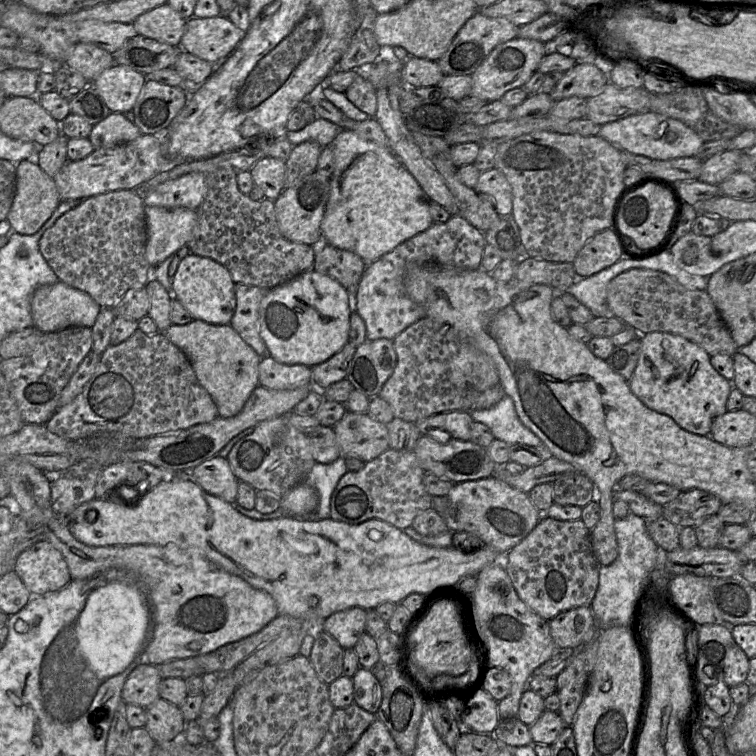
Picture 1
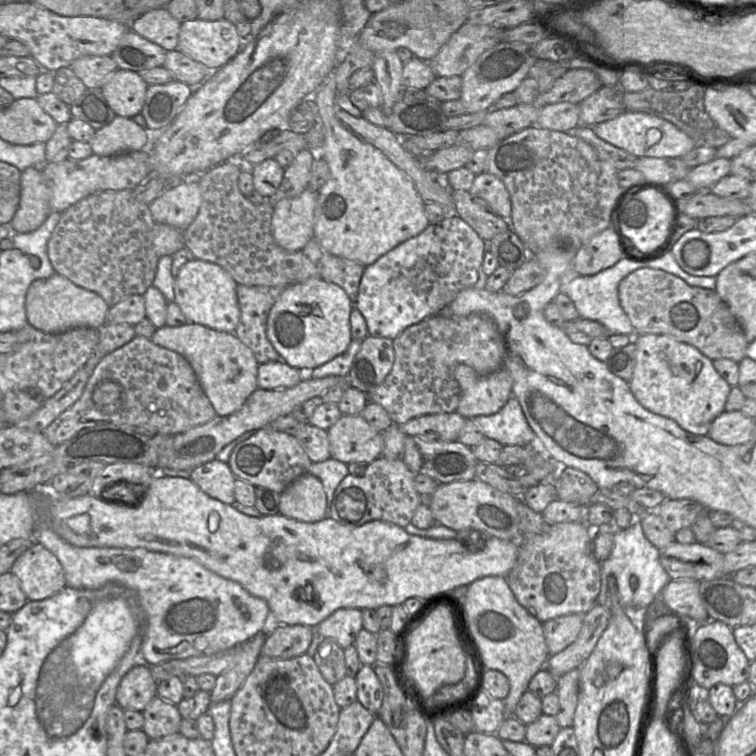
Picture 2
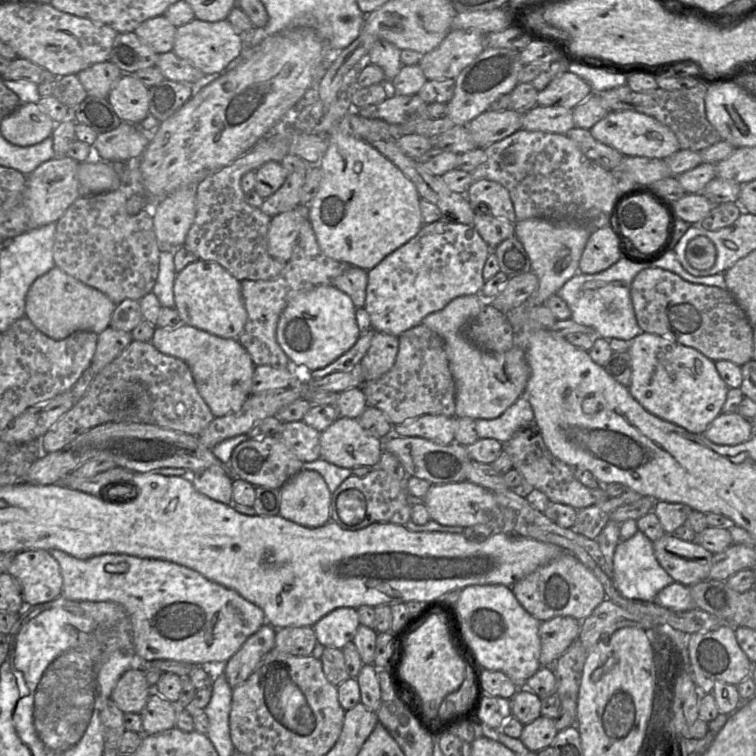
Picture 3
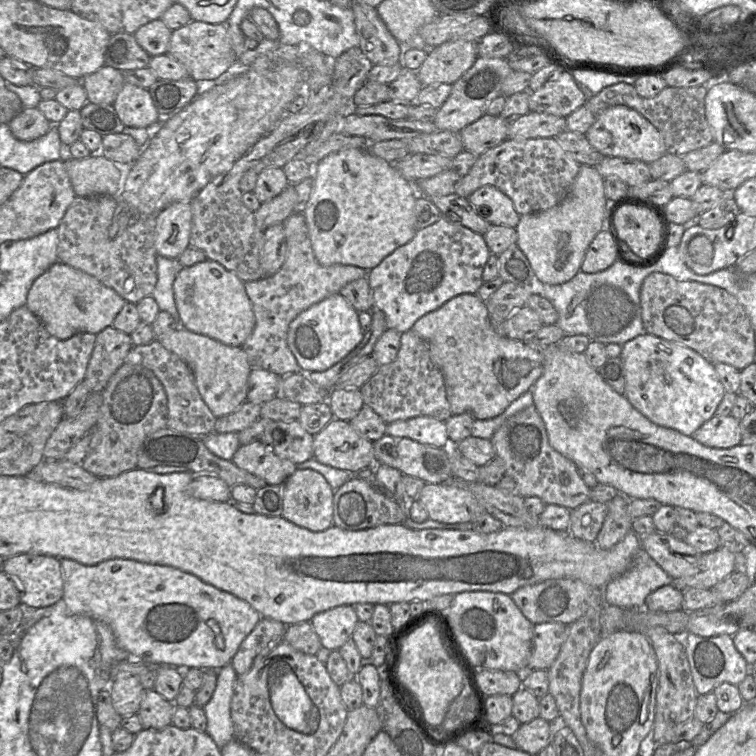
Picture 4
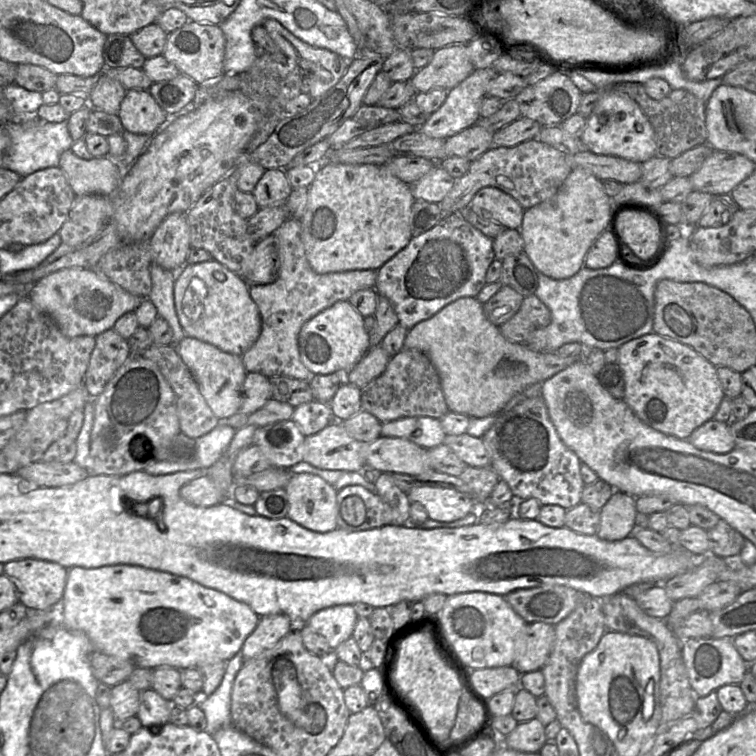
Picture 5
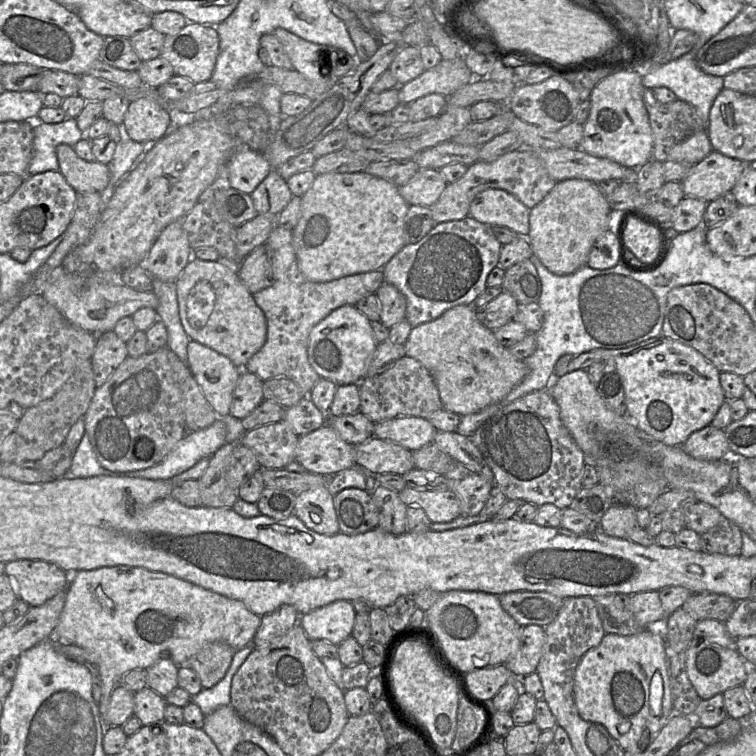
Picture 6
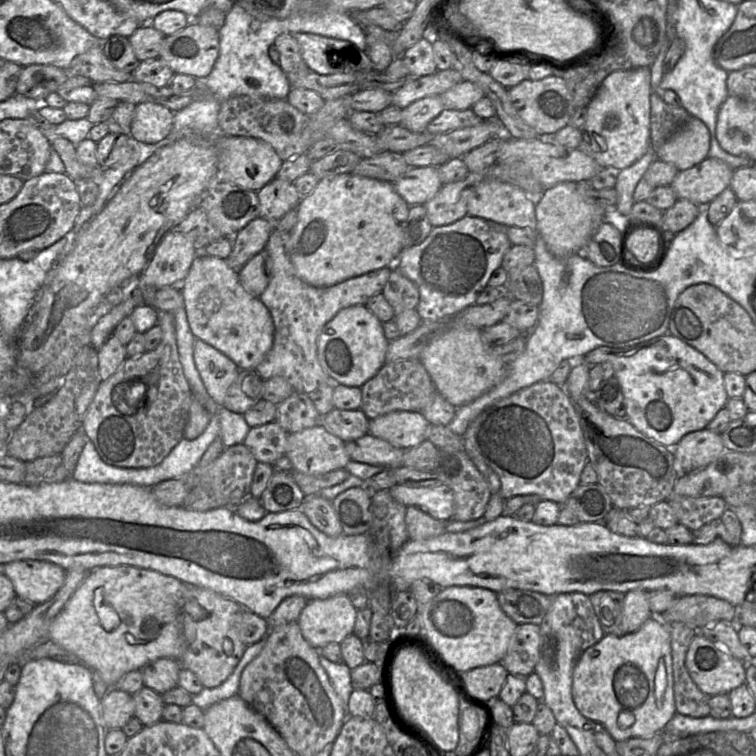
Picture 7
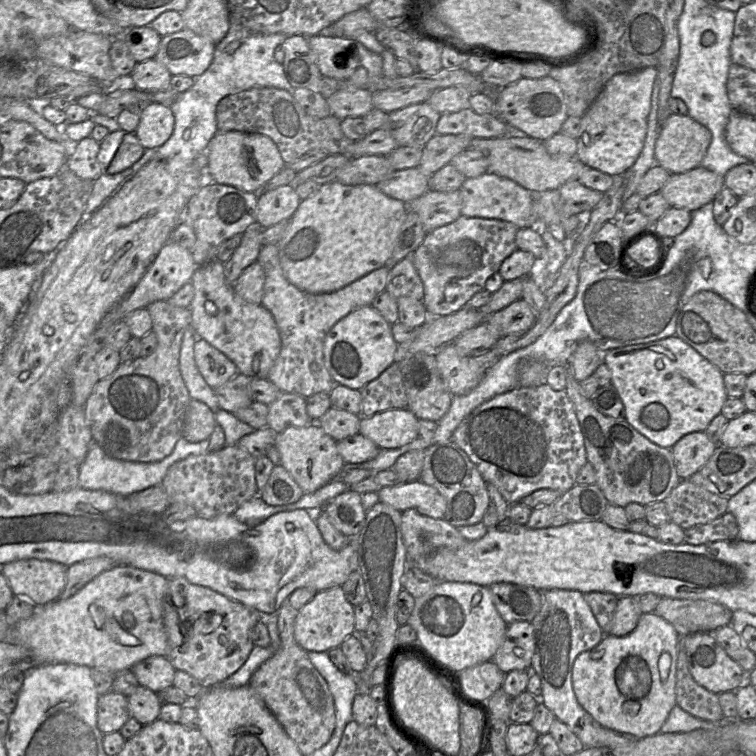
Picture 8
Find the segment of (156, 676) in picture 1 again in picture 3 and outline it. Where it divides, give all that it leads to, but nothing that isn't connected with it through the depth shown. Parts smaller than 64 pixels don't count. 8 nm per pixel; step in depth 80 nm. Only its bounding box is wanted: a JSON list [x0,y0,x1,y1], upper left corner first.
[111,665,153,713]

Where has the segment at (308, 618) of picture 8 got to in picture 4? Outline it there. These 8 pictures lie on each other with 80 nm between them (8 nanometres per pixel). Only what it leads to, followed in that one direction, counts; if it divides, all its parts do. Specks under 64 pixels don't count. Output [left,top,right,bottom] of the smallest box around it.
[311,605,359,650]

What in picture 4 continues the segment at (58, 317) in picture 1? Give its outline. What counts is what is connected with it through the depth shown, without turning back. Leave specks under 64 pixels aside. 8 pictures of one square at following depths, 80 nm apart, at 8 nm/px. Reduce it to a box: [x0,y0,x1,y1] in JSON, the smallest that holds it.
[26,261,126,340]

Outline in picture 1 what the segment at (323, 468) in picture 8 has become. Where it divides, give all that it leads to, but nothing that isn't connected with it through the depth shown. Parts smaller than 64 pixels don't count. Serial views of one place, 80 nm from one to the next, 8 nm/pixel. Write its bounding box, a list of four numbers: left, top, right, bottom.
[333,412,390,463]

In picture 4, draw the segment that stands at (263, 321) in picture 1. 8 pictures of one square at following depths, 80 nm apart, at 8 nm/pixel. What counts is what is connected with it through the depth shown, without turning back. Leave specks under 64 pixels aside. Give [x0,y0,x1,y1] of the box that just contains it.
[287,293,363,373]

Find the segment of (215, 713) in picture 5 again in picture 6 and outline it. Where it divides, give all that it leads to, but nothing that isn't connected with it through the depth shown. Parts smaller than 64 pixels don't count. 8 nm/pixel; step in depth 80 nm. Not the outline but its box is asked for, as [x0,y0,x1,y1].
[192,644,254,716]

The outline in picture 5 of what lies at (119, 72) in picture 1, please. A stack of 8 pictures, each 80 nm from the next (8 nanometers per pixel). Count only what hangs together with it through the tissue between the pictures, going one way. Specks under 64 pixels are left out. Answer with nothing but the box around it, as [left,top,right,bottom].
[118,89,168,136]

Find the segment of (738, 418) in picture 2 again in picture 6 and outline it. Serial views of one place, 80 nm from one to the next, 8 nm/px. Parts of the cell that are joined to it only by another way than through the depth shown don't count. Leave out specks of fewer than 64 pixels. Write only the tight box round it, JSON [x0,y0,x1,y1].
[681,425,731,460]

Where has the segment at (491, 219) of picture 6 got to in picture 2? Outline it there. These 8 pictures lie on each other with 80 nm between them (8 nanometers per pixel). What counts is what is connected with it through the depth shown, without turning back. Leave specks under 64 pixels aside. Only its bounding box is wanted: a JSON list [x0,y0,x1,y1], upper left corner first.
[469,172,512,224]

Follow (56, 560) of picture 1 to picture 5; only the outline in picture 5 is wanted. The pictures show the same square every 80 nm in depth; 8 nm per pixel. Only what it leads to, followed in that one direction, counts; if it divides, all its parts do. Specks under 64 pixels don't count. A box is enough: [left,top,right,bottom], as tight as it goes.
[3,558,68,611]

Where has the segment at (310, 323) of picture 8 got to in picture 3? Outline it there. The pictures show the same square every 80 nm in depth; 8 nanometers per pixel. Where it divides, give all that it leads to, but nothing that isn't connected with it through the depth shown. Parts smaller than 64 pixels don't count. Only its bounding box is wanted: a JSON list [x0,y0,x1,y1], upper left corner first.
[238,220,352,368]

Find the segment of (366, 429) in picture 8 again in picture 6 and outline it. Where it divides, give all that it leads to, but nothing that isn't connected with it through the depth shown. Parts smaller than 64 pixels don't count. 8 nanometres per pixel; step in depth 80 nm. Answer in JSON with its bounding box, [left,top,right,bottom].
[374,416,436,451]

